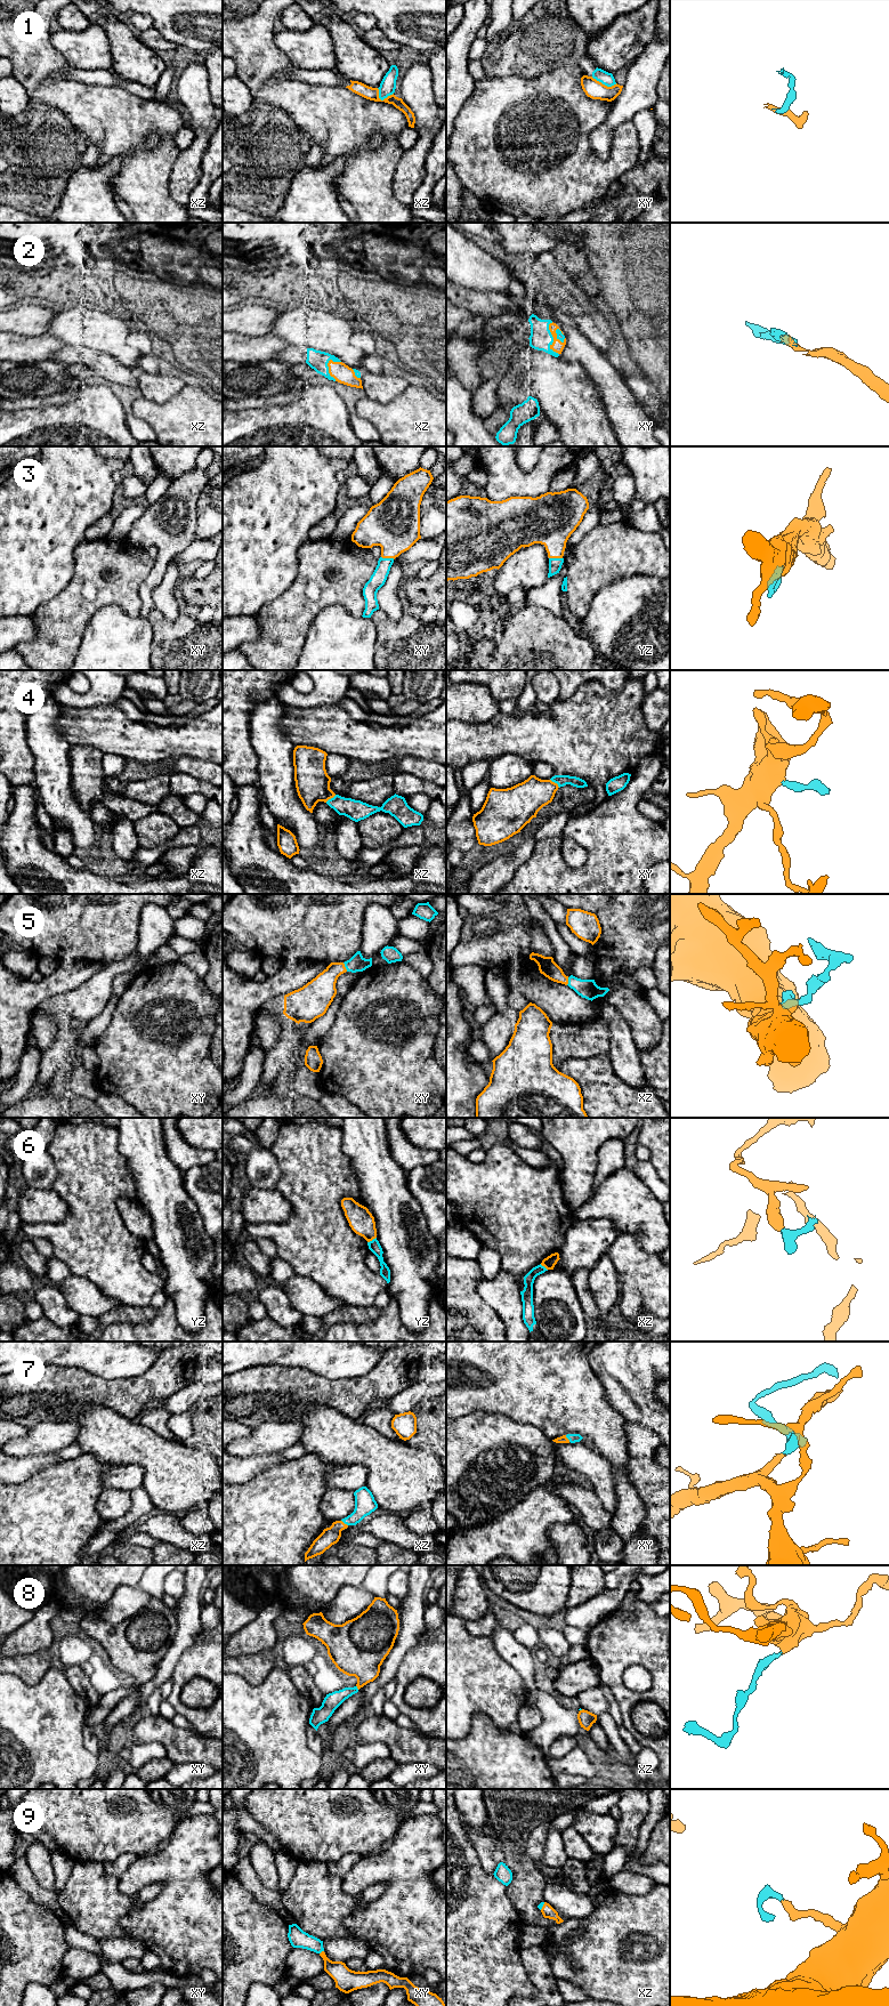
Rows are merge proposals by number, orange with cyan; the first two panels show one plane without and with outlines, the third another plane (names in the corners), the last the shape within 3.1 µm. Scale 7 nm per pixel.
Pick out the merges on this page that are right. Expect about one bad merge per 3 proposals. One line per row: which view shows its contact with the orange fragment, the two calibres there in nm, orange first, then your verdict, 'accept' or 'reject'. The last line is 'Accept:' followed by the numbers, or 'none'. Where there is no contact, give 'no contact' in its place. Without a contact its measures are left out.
1: meets orange in xy; 130 nm thick on the orange side, 90 nm on the other; reject
2: meets orange in xy; 90 nm thick on the orange side, 160 nm on the other; accept
3: meets orange in yz; 320 nm thick on the orange side, 100 nm on the other; accept
4: meets orange in xy; 240 nm thick on the orange side, 80 nm on the other; accept
5: meets orange in xy; 200 nm thick on the orange side, 110 nm on the other; accept
6: meets orange in yz; 170 nm thick on the orange side, 80 nm on the other; reject
7: meets orange in xz; 130 nm thick on the orange side, 140 nm on the other; accept
8: meets orange in xy; 340 nm thick on the orange side, 110 nm on the other; accept
9: meets orange in xy; 150 nm thick on the orange side, 130 nm on the other; accept
Accept: 2, 3, 4, 5, 7, 8, 9

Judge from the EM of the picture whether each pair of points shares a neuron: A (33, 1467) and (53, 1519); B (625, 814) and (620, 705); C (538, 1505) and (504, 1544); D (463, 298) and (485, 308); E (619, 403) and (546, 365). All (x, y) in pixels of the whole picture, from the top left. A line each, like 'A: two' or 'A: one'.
A: two
B: two
C: one
D: one
E: two

